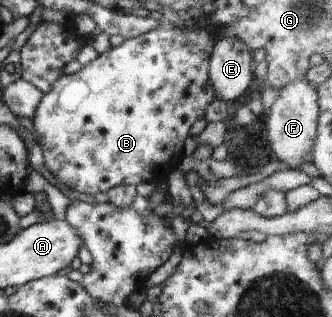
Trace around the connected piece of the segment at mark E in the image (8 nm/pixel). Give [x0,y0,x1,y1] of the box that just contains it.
[208,39,254,103]

